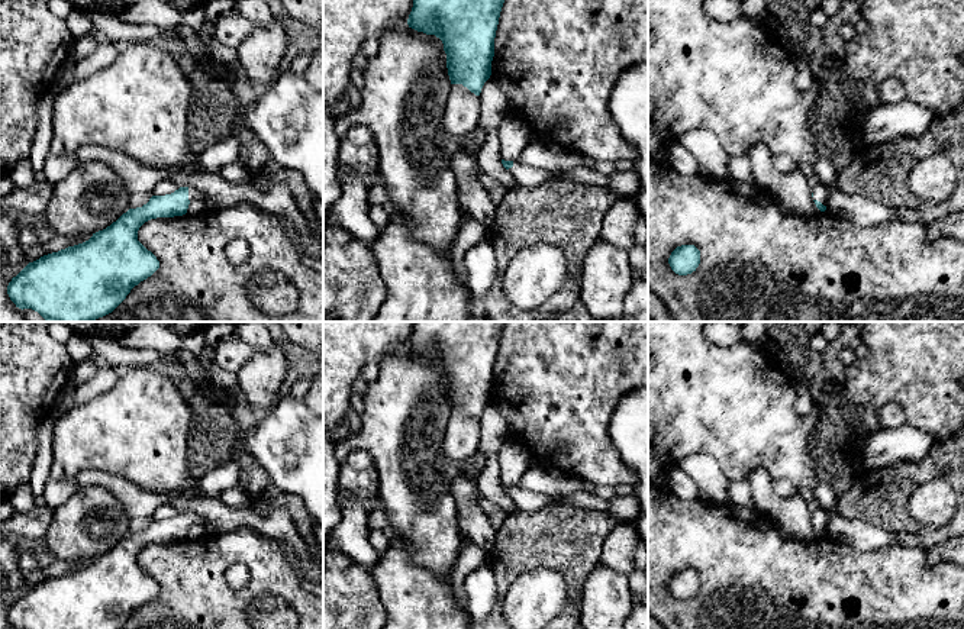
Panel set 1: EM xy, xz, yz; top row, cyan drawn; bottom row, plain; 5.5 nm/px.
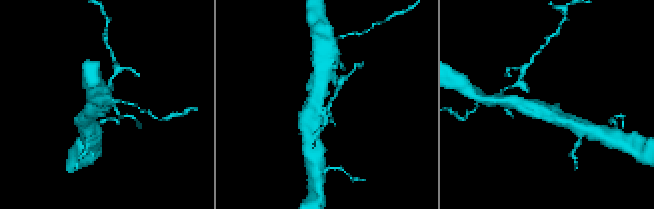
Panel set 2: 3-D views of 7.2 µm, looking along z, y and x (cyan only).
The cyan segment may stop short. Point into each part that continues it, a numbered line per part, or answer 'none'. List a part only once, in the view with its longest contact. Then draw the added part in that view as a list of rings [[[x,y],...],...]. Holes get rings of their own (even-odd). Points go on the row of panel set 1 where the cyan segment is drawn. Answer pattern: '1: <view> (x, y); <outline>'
1: xy (193, 193); [[[188,187],[188,200],[190,201],[194,201],[194,200],[203,201],[206,204],[206,212],[223,209],[222,204],[219,204],[213,199],[209,199],[203,191],[200,191],[200,190],[194,188],[194,187]]]

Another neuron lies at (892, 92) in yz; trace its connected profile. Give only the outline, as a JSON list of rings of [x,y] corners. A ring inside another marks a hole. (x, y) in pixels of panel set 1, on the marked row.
[[[889,78],[874,90],[873,97],[880,104],[897,104],[906,99],[906,90],[900,80]]]

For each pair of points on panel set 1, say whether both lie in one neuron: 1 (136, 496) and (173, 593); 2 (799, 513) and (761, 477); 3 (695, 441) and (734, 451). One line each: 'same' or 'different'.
1: different
2: same
3: same

